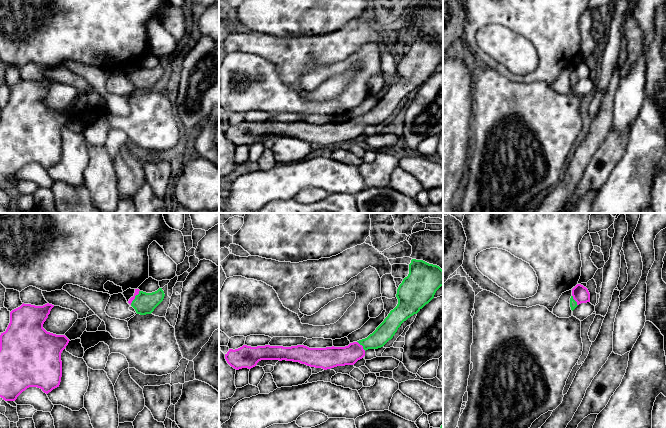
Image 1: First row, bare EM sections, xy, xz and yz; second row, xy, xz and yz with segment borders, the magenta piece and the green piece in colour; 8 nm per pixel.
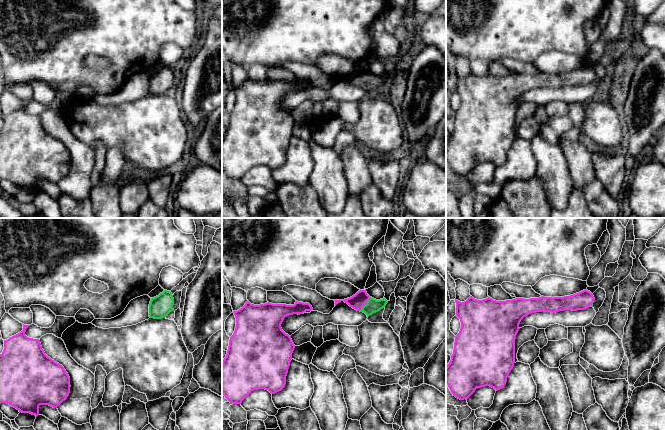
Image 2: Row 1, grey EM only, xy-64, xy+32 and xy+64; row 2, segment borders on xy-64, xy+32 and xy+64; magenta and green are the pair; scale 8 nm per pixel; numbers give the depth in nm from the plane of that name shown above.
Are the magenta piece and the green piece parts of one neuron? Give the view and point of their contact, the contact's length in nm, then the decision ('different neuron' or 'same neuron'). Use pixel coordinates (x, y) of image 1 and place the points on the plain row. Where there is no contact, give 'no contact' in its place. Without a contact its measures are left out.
contact xz (362, 122); length 100 nm; same neuron

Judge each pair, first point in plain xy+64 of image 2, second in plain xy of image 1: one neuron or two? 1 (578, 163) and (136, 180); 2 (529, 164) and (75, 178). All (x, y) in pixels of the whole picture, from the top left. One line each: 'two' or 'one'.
1: one
2: one

